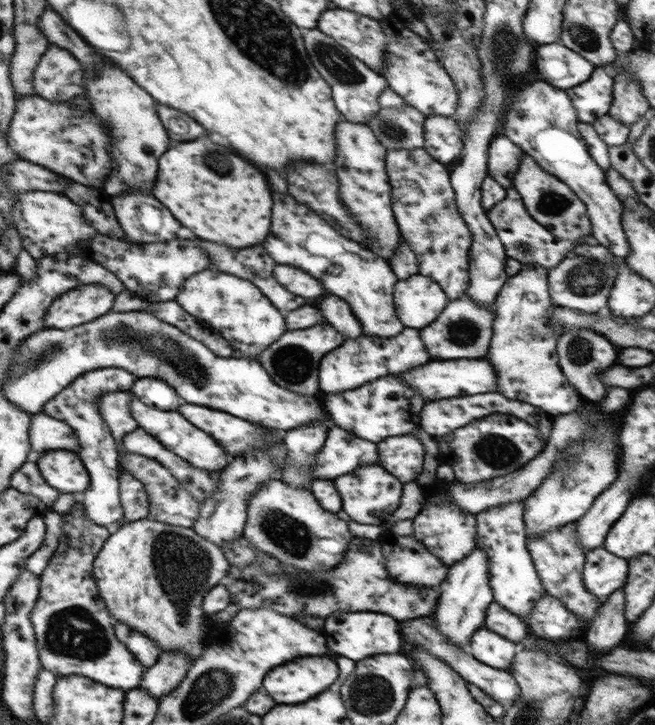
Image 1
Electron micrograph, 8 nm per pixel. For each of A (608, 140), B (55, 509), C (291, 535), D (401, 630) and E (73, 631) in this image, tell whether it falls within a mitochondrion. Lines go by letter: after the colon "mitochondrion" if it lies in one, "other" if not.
A: other
B: other
C: mitochondrion
D: other
E: mitochondrion

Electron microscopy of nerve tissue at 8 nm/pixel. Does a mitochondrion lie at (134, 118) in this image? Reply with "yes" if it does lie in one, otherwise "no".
no

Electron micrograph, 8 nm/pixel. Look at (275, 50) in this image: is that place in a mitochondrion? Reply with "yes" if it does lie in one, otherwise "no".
yes

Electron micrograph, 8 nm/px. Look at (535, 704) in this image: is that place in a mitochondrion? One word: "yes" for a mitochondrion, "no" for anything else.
yes

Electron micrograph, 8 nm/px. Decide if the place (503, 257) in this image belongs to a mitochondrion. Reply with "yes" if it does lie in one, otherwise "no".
no

